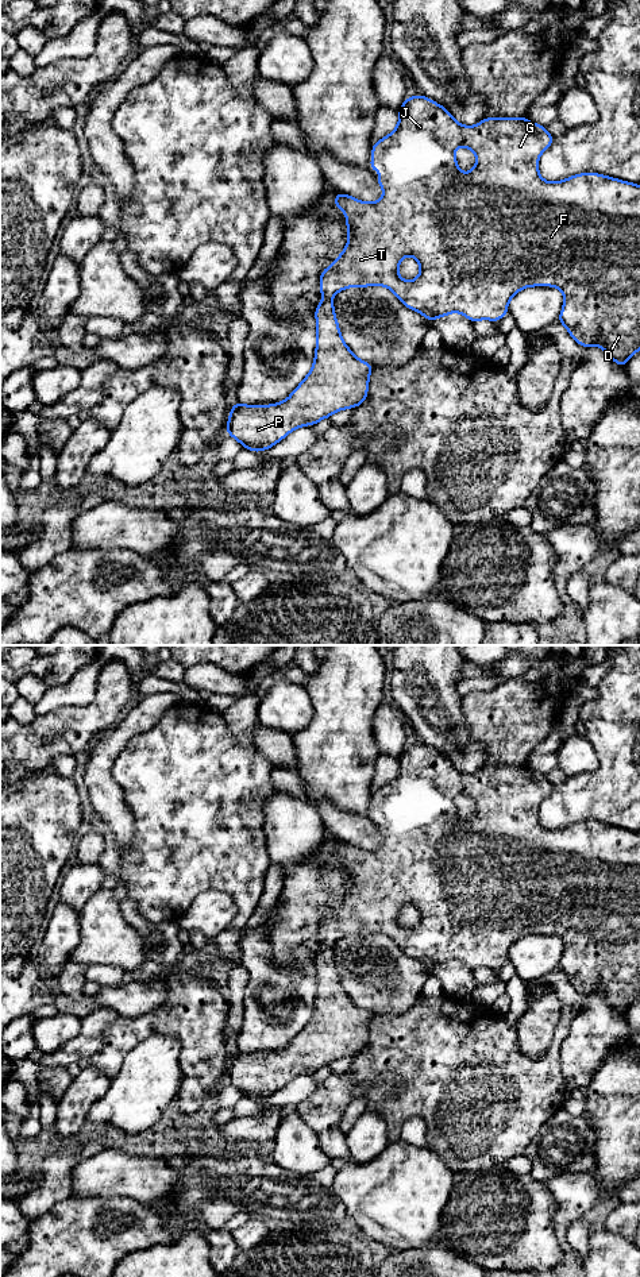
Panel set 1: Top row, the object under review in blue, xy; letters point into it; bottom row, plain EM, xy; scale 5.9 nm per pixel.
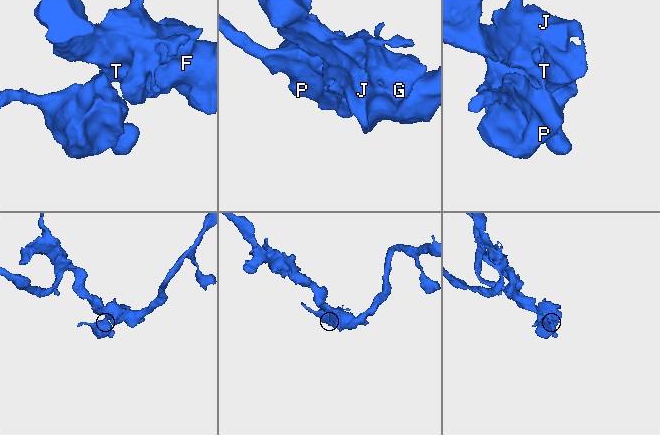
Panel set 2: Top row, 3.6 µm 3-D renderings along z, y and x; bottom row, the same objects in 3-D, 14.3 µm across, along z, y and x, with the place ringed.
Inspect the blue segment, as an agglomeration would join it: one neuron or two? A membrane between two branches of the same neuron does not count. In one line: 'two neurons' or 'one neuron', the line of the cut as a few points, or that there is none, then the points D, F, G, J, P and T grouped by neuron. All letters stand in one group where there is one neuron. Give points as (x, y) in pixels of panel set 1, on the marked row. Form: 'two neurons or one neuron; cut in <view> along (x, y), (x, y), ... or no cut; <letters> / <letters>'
two neurons; cut in xy along (324, 299), (331, 300); D F G J T / P

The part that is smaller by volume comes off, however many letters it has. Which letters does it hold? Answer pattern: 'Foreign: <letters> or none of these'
Foreign: P

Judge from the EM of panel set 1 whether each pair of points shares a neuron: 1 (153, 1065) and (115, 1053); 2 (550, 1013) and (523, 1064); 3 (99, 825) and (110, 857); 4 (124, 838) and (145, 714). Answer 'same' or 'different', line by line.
1: different
2: different
3: same
4: same

